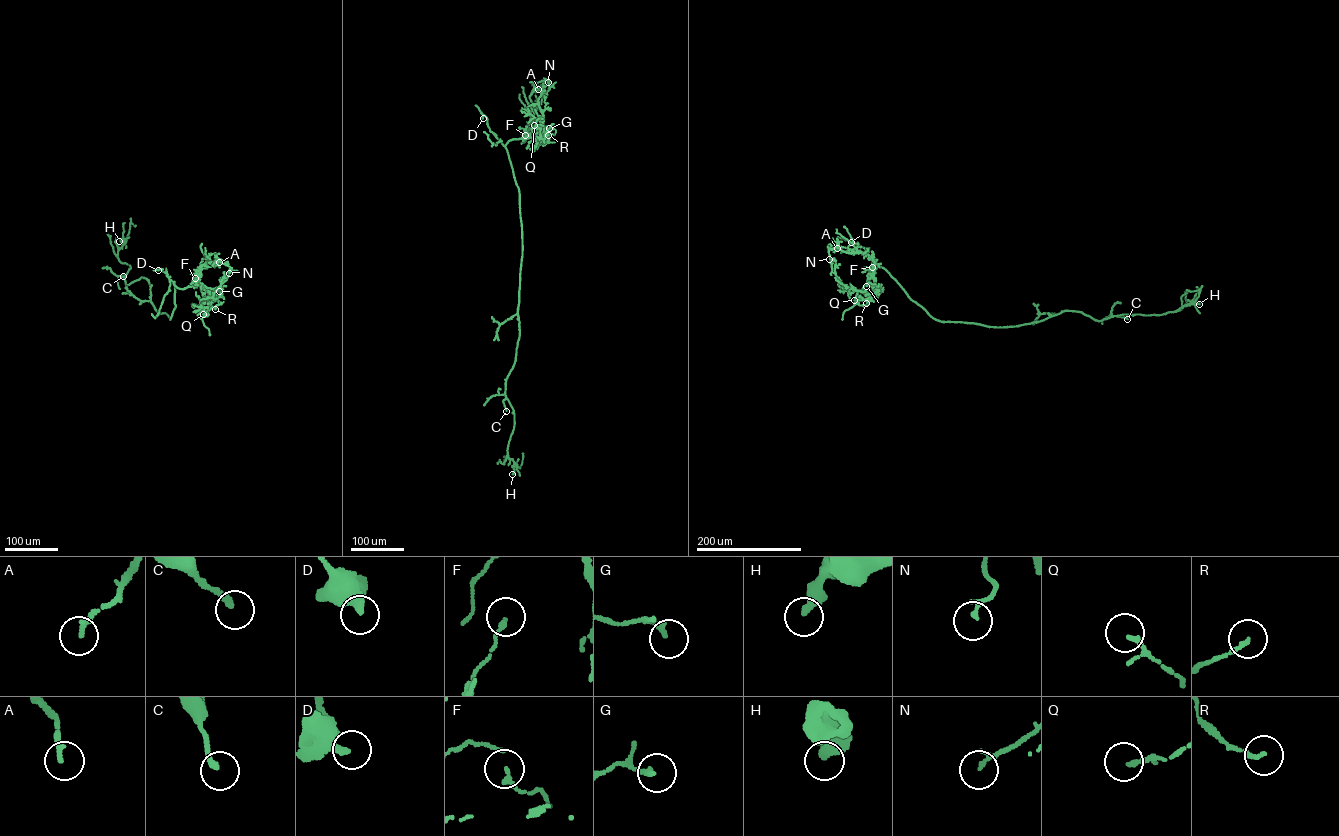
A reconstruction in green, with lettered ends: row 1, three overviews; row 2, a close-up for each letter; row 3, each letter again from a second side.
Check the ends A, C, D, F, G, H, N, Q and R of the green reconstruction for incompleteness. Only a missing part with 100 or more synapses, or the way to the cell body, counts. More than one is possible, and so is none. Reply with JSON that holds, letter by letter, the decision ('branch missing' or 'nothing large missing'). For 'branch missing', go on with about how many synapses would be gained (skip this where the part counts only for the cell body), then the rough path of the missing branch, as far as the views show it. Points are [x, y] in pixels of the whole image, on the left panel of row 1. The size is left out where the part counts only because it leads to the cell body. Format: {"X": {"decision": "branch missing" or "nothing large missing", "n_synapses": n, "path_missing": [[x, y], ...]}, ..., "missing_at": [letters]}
{"A": {"decision": "nothing large missing"}, "C": {"decision": "nothing large missing"}, "D": {"decision": "nothing large missing"}, "F": {"decision": "nothing large missing"}, "G": {"decision": "nothing large missing"}, "H": {"decision": "nothing large missing"}, "N": {"decision": "nothing large missing"}, "Q": {"decision": "nothing large missing"}, "R": {"decision": "nothing large missing"}, "missing_at": []}

